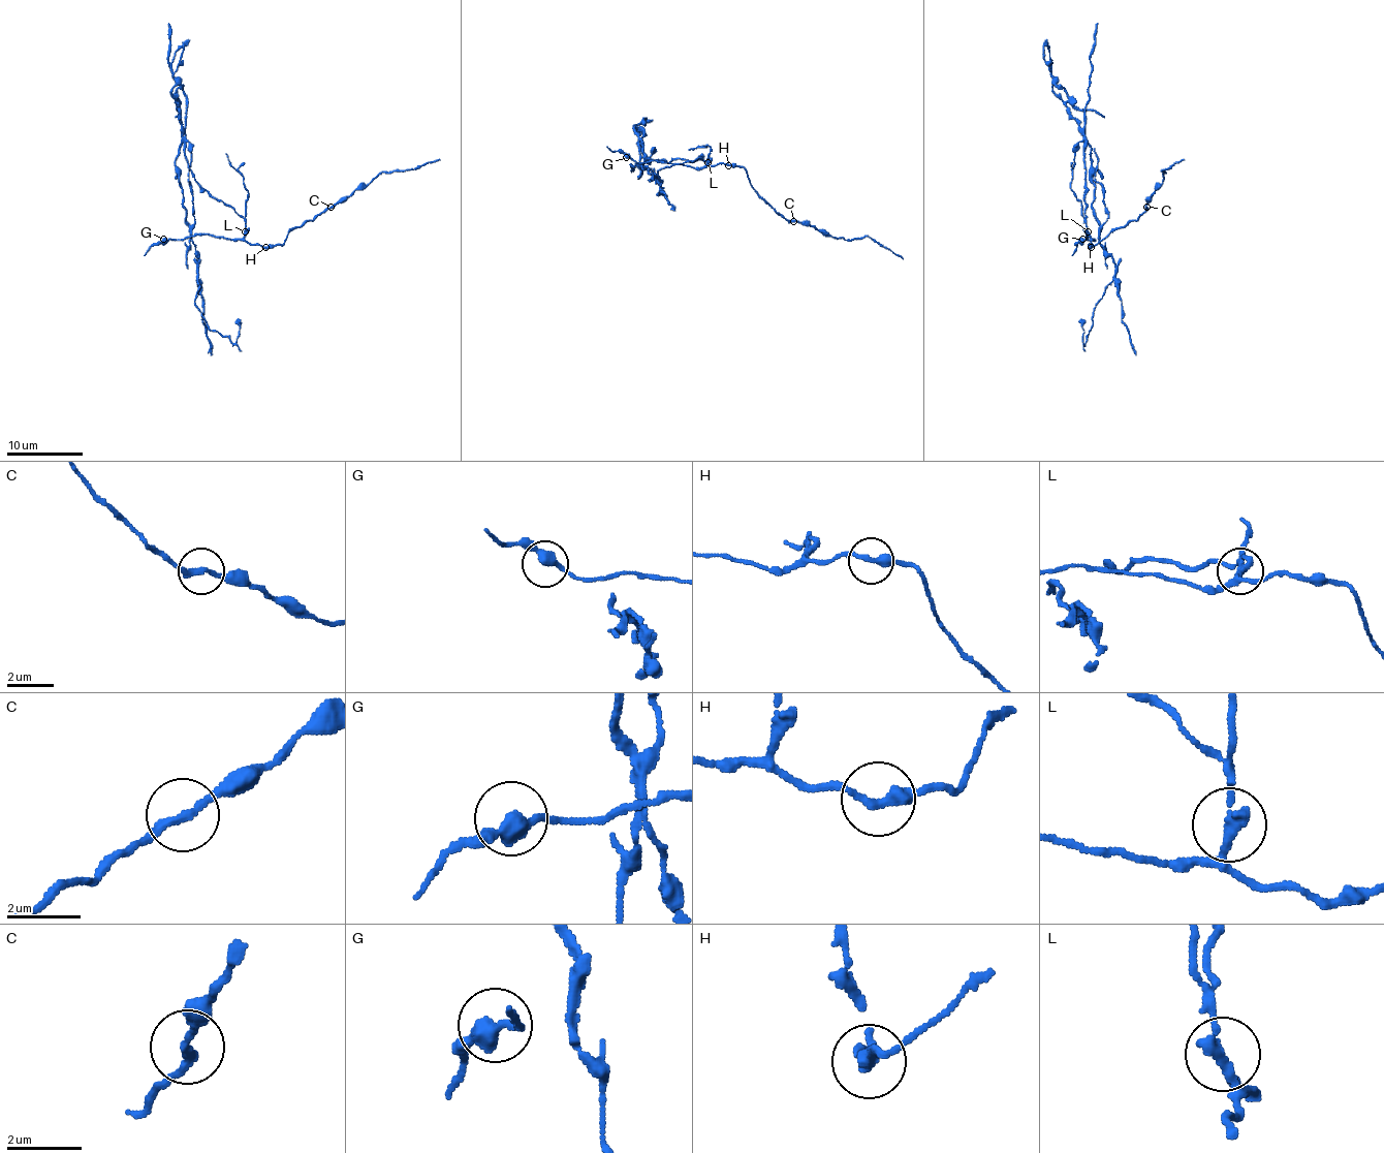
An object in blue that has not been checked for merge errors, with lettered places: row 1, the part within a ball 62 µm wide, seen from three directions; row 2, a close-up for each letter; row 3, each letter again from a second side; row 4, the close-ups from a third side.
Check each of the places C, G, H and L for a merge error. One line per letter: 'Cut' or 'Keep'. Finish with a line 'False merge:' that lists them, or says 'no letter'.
C: Keep
G: Keep
H: Keep
L: Cut
False merge: L

